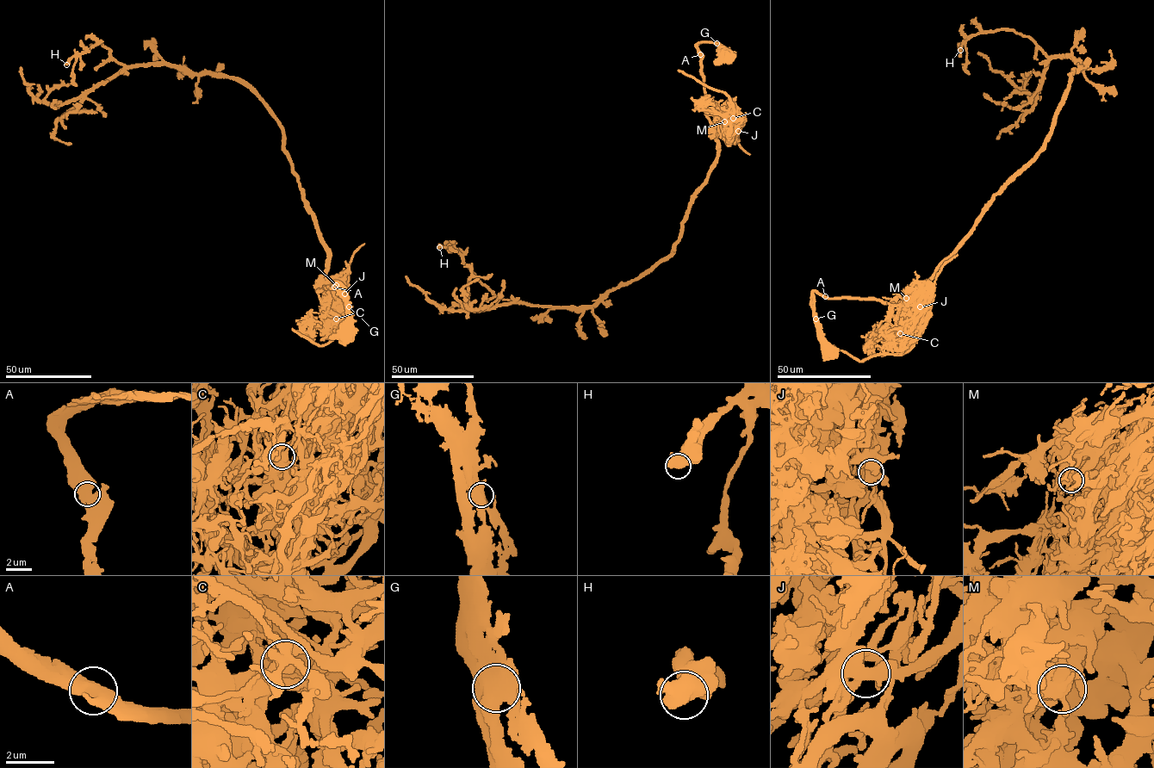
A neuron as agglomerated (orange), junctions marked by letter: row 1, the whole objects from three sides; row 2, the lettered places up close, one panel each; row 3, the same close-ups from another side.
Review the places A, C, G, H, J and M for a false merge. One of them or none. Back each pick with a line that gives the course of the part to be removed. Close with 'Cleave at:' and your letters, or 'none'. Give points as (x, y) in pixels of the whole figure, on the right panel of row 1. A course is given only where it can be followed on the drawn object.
C: (900, 333), (912, 337), (913, 345), (910, 349), (900, 355), (876, 354), (862, 361), (826, 340)
Cleave at: C

